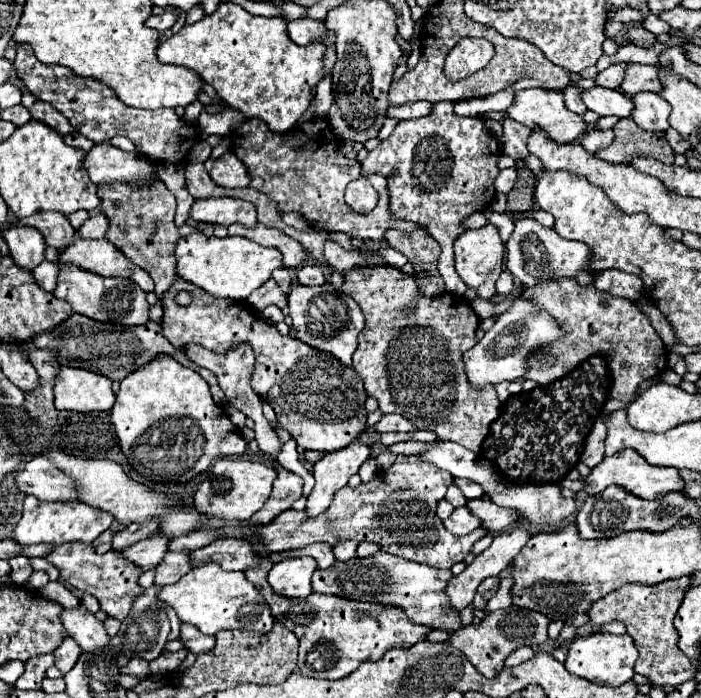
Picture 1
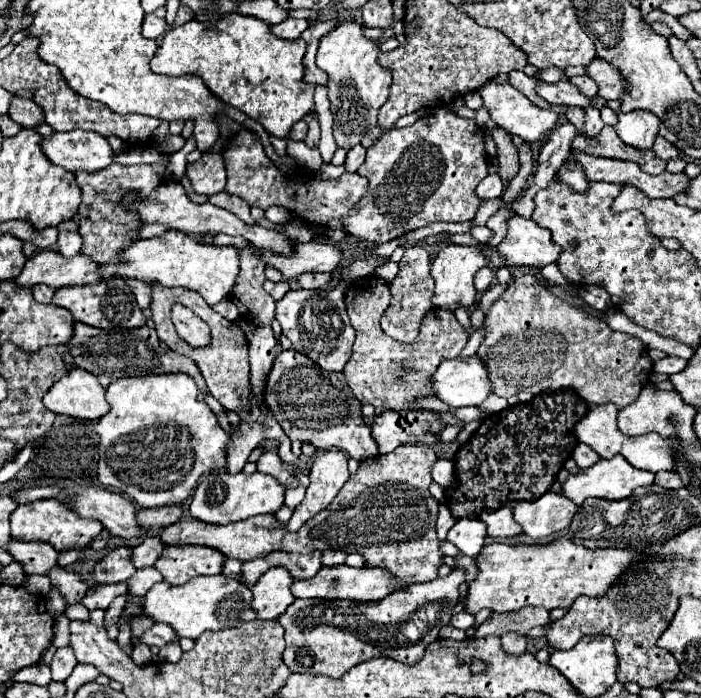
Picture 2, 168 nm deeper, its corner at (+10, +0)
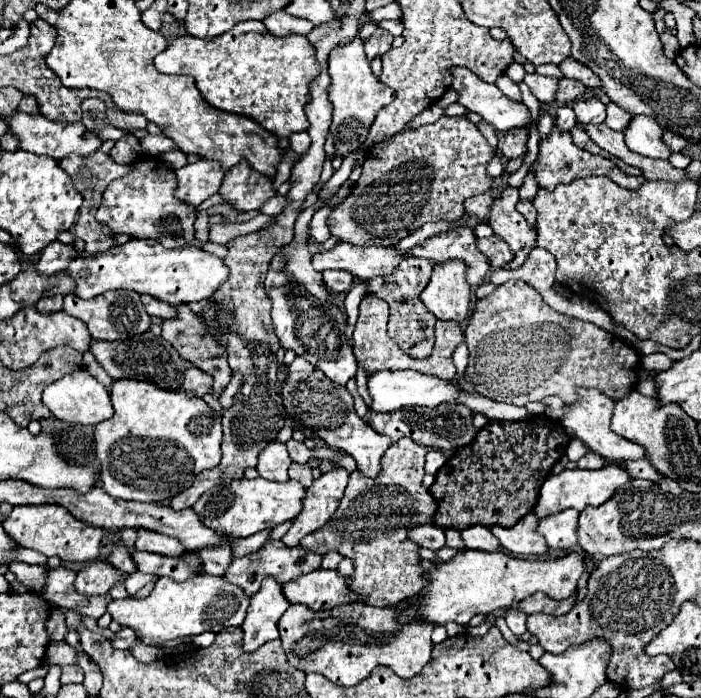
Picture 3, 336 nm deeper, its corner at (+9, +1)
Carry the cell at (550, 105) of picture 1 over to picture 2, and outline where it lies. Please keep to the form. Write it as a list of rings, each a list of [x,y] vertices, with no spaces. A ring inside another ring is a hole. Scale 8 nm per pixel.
[[[489,81],[483,87],[479,87],[479,95],[483,99],[483,107],[489,111],[491,119],[495,121],[495,125],[501,127],[501,129],[505,129],[511,135],[519,135],[527,143],[539,143],[541,139],[545,139],[557,127],[557,119],[559,119],[557,113],[543,111],[543,109],[535,107],[513,85],[497,85],[495,81]]]

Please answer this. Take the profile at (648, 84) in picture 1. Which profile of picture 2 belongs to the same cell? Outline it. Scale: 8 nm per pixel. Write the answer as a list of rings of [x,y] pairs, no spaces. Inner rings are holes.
[[[593,59],[593,63],[589,63],[589,67],[587,67],[587,75],[599,85],[599,97],[621,99],[621,95],[625,91],[625,79],[611,63]]]

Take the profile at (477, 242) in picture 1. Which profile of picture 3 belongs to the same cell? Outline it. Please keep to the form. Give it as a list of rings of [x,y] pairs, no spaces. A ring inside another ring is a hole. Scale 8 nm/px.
[[[446,260],[434,264],[432,278],[422,292],[422,302],[440,320],[458,320],[470,316],[470,284],[466,282],[466,262]]]

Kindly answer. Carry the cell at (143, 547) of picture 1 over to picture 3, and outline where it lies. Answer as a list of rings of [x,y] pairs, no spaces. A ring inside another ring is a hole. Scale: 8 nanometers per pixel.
[[[94,560],[82,572],[78,572],[74,586],[82,594],[96,596],[96,594],[106,594],[120,580],[122,572],[118,568],[110,566],[110,562],[106,560]]]

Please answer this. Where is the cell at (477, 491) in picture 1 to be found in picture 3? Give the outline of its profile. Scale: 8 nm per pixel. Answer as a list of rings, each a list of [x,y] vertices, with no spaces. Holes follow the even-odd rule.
[[[430,450],[426,454],[426,474],[436,474],[446,464],[446,456],[438,450]]]

